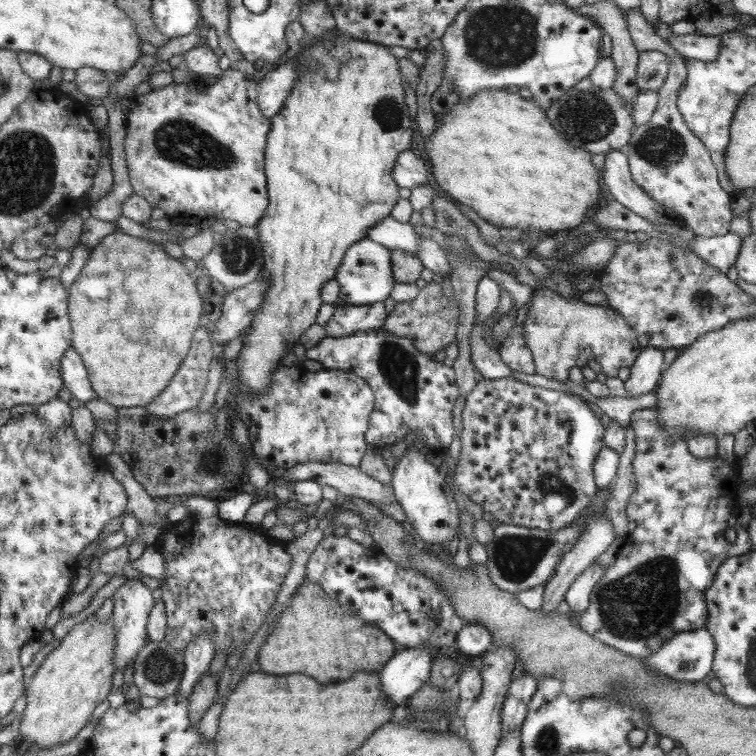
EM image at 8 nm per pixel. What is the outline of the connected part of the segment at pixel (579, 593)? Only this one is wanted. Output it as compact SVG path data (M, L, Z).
M593 562L579 574L567 589L564 602L569 606L569 610L572 614L571 620L574 624L577 625L575 617L586 611L592 588L603 573L604 570Z

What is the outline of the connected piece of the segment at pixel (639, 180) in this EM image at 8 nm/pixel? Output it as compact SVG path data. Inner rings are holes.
M638 8L627 9L624 15L636 50L657 51L670 62L667 78L657 90L657 103L649 121L644 125L635 125L626 142L626 156L632 180L653 201L679 216L695 236L709 238L724 235L732 222L733 214L729 204L731 194L725 192L719 183L719 171L712 163L711 153L704 147L700 137L685 124L676 104L678 91L687 78L684 59L669 43L655 35L654 28L647 24Z

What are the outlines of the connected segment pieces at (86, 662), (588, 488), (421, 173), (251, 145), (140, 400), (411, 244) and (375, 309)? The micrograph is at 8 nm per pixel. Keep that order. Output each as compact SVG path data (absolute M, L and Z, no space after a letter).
M92 616L76 624L62 639L60 645L42 661L26 688L27 706L20 718L22 740L31 745L53 748L73 740L87 722L95 708L109 696L113 674L112 646L113 620L99 623Z
M511 376L496 379L482 378L465 397L465 405L461 412L461 424L463 426L459 435L461 450L457 465L453 469L455 472L453 482L469 501L479 504L486 517L495 518L500 524L516 524L520 527L553 532L567 527L569 522L575 521L581 510L594 498L595 490L598 488L595 488L595 474L592 472L592 468L595 466L596 456L604 447L604 429L600 419L589 410L586 402L581 398L559 390L527 385Z
M408 149L396 156L391 175L401 188L412 189L426 180L427 174L429 175L427 167L429 164L423 156L416 157Z
M230 68L223 70L215 83L205 86L199 90L199 84L189 81L189 84L171 83L163 88L150 89L143 95L131 95L125 123L124 136L124 155L126 158L126 167L128 170L128 179L132 188L132 193L143 198L153 209L163 211L164 216L169 220L170 225L198 224L205 218L213 217L223 220L235 220L240 224L241 229L246 227L255 227L268 206L267 178L264 172L264 148L266 146L267 134L271 128L271 119L265 117L260 112L257 105L257 79L256 75L247 75L239 71L233 71Z
M114 232L103 237L91 250L87 264L68 291L71 296L68 309L72 319L72 346L82 356L98 397L109 401L115 409L149 405L179 368L189 350L191 332L199 324L201 298L185 268L169 258L159 243Z
M391 217L381 219L375 226L369 227L366 237L390 251L402 250L415 255L418 249L418 235L413 231L413 226L397 222Z
M383 303L371 305L335 305L333 313L324 324L327 337L344 337L359 331L381 328L387 316Z

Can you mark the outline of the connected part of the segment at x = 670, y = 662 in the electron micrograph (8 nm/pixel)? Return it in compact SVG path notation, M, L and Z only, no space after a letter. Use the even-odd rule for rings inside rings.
M706 628L693 629L693 632L677 632L667 642L662 643L657 652L643 659L642 663L645 663L655 676L665 676L679 684L701 682L701 678L712 669L713 648L716 648L716 643Z

